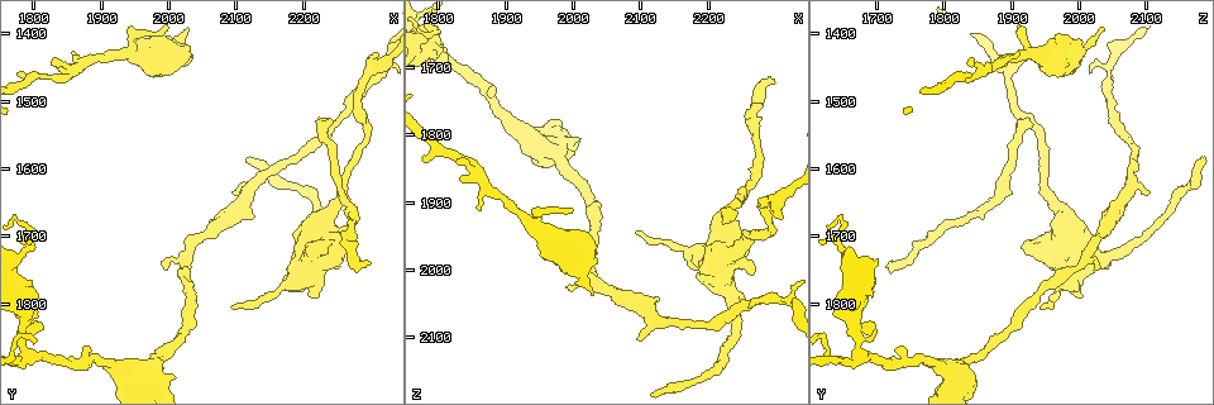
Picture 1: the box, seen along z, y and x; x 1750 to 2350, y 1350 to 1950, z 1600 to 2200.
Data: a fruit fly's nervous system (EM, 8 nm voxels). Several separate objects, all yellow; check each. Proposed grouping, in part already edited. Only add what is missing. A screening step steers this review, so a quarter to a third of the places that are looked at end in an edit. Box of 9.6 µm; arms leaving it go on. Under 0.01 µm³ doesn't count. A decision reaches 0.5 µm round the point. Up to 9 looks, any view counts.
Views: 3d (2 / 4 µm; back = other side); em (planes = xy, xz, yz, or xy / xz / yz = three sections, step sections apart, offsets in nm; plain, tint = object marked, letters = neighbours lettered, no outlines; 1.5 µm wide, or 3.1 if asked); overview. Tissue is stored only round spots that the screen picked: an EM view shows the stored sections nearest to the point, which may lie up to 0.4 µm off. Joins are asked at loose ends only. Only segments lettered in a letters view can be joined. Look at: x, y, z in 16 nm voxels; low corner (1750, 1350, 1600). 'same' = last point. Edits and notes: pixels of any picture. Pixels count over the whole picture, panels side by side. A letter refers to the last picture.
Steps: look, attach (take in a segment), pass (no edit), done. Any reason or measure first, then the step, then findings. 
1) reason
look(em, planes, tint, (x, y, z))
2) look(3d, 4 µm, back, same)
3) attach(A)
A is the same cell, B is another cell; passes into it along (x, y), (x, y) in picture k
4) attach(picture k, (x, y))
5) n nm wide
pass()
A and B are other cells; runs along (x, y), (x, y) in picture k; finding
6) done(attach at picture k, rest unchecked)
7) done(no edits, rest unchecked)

look(3d, 2 µm, (2000, 1385, 1910))

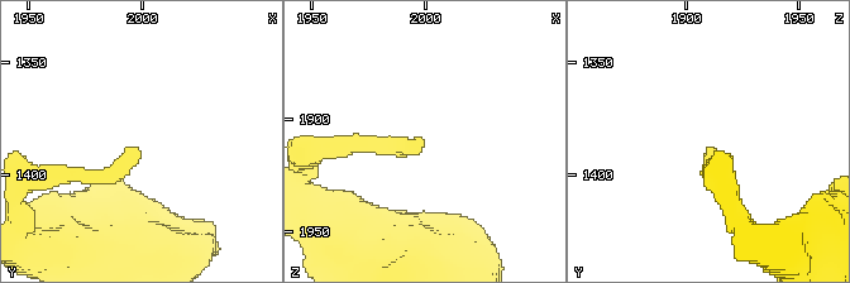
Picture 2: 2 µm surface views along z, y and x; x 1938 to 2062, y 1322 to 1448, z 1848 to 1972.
look(em, xz, step 4, letters, (2002, 1391, 1909))

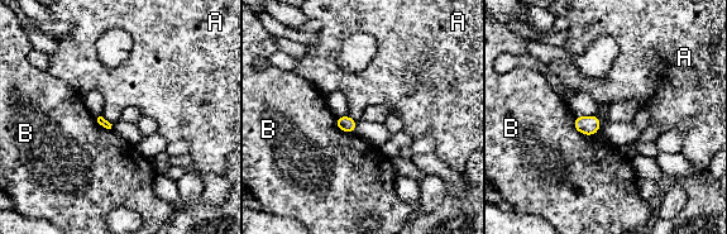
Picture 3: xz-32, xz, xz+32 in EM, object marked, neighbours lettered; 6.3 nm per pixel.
pass()
A and B are other cells; none of them fits

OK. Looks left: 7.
an open end
look(em, planes, letters, (2265, 1690, 2010))

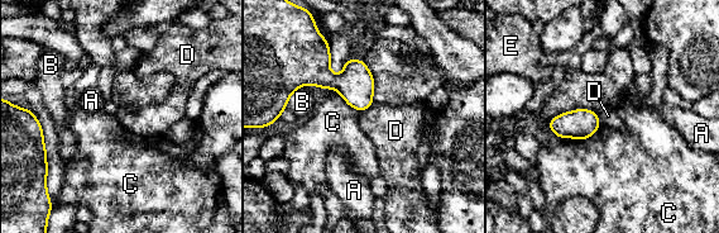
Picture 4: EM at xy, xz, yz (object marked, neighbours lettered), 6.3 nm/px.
pass()
A, B, C, D and E are other cells; border along (373, 103), (362, 112) in picture 4; none of them fits

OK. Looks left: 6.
free end
look(em, xy, step 8, tint, (2310, 1430, 1920))

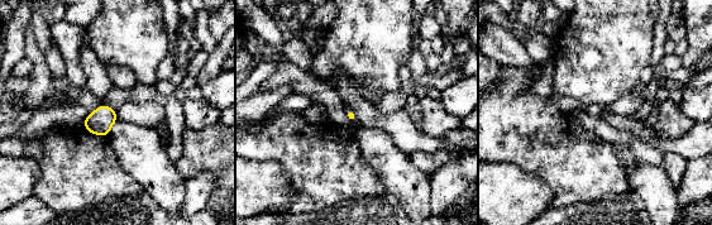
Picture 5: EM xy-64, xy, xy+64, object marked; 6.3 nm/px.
look(em, planes, letters, same)

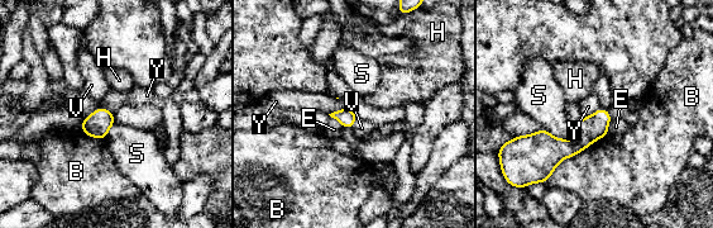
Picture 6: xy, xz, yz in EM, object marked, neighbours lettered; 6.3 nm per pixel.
pass()
B, E, H, S, V and Y are other cells; runs along (607, 117), (574, 147), (527, 143) in picture 6; none of them fits

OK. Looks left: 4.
an open end
look(em, xz, step 8, letters, (2300, 1735, 1720))

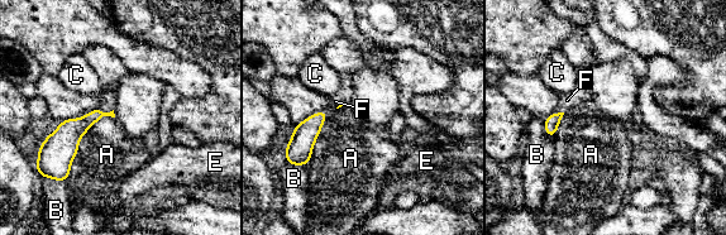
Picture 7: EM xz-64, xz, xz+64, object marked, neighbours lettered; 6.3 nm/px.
attach(picture 7, (581, 92))
F is the same cell, A, B, C and E are other cells; passes into it along (552, 123), (558, 113), (581, 92) in picture 7; it goes on there

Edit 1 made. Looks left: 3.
done(attach at picture 7, rest unchecked)

